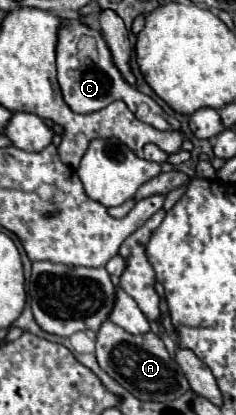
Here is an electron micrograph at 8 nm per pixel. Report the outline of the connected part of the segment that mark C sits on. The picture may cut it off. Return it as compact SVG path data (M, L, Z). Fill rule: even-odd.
M72 17L72 19L62 19L60 29L58 29L58 45L56 45L56 67L58 67L58 83L60 83L60 91L62 97L66 101L66 105L74 111L74 113L94 113L104 109L106 105L110 105L112 101L124 101L130 111L144 123L156 127L156 129L180 129L180 121L176 117L170 117L162 111L162 107L152 101L148 95L144 95L142 91L138 91L136 87L132 87L122 73L118 71L118 67L112 61L112 53L110 47L106 45L106 39L102 37L102 31L88 27L80 17ZM84 33L94 33L94 39L98 43L98 53L100 59L96 63L90 65L82 65L76 57L76 45L80 35Z

